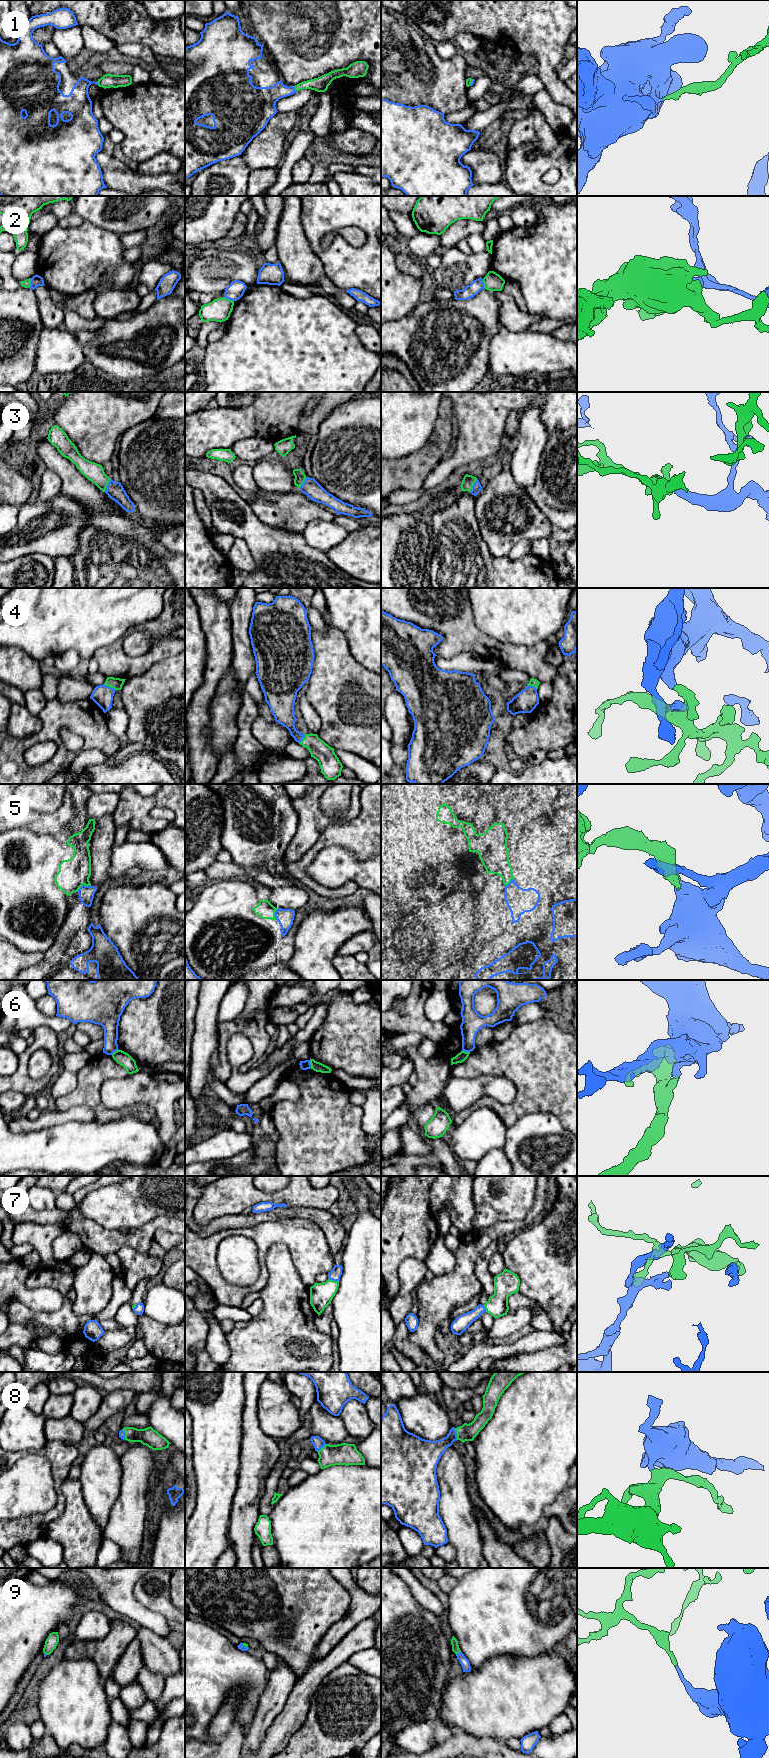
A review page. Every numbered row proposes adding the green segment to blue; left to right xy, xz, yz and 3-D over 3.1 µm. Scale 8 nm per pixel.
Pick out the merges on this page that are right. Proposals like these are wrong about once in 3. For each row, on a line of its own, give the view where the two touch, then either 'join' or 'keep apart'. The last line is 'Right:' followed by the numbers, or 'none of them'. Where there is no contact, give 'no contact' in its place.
1: meets blue in xz; join
2: meets blue in xy; keep apart
3: meets blue in xy; join
4: meets blue in xy; join
5: meets blue in xy; join
6: meets blue in xz; keep apart
7: meets blue in xz; join
8: meets blue in yz; join
9: meets blue in yz; join
Right: 1, 3, 4, 5, 7, 8, 9

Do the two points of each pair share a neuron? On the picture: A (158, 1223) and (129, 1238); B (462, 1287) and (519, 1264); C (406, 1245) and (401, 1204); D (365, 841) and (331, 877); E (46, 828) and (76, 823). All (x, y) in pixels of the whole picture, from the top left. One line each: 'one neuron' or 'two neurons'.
A: one neuron
B: two neurons
C: one neuron
D: two neurons
E: one neuron

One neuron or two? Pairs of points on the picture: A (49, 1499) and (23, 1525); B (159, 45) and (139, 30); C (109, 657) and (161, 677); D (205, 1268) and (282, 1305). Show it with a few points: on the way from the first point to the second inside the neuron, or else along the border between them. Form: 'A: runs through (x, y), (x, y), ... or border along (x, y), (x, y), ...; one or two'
A: border along (54, 1505), (44, 1513), (35, 1513), (10, 1519); two
B: runs through (154, 40), (144, 30); one
C: border along (166, 658), (155, 662), (144, 672), (126, 679); two
D: border along (266, 1268), (268, 1281), (261, 1291); two

